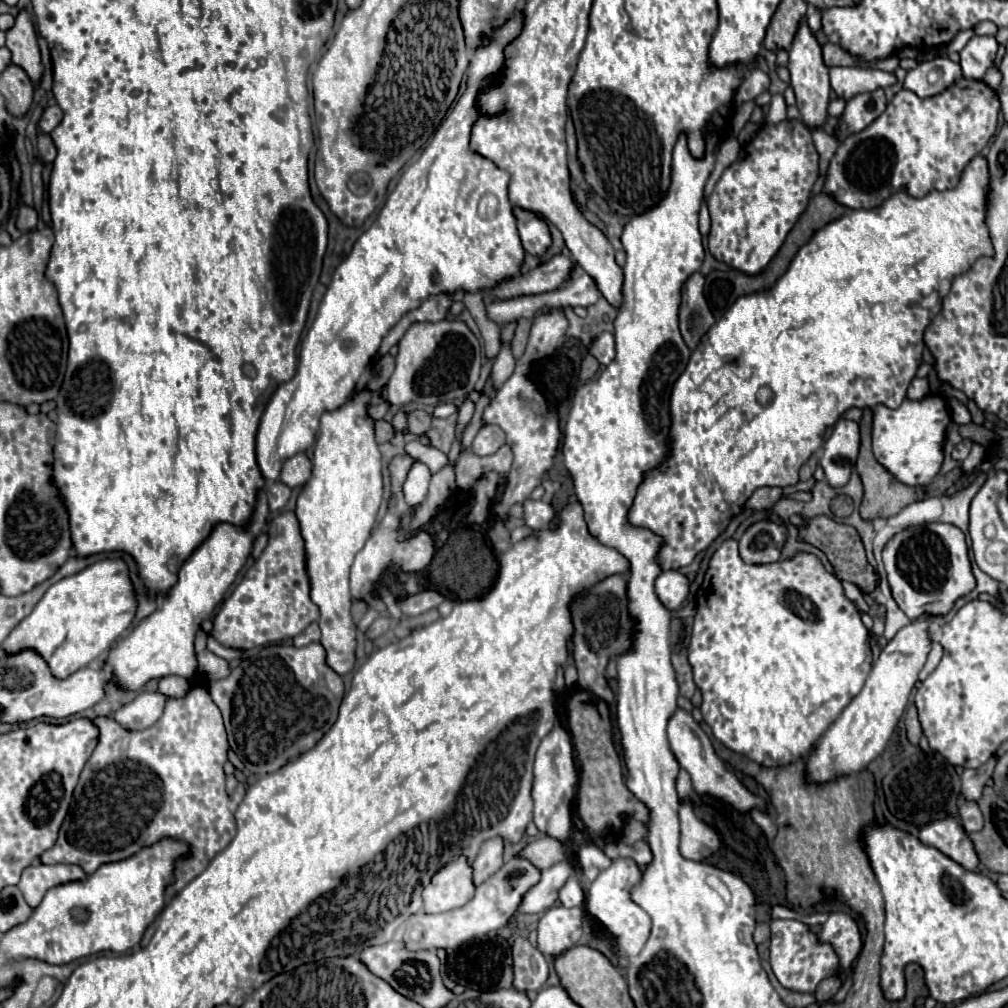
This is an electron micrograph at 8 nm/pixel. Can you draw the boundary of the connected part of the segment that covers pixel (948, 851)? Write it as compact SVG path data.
M949 815L941 821L931 821L929 825L925 825L921 829L919 839L923 843L939 849L941 853L945 853L947 857L951 857L953 861L957 861L959 865L963 865L969 871L975 871L979 865L973 843L971 843L967 831L963 829L959 817Z

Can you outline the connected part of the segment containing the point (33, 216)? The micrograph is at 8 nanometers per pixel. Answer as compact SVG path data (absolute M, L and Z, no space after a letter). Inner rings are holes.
M23 204L19 209L16 226L21 231L35 229L38 222L38 214L35 209Z

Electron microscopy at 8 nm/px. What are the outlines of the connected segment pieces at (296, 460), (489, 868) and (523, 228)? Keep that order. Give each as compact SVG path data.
M297 453L283 463L279 479L289 487L299 487L305 485L309 477L311 477L311 459L305 453Z
M499 837L485 841L473 863L475 887L481 885L481 881L489 879L493 873L497 873L497 869L501 869L501 865L503 865L503 841Z
M515 207L515 217L517 217L517 227L525 251L531 255L543 255L551 245L547 223L521 207Z

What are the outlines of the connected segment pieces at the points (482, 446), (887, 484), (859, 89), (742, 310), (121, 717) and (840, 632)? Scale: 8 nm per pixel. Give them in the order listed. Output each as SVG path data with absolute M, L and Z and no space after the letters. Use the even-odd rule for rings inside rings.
M489 425L489 429L481 427L473 441L473 451L475 451L475 455L491 455L503 443L505 443L505 433L497 425Z
M865 409L863 411L863 419L861 419L861 451L859 451L859 459L857 459L857 473L863 481L865 487L865 495L863 495L863 503L861 503L861 517L865 517L865 521L873 521L877 517L893 517L897 515L903 507L915 503L917 499L923 499L925 493L933 493L933 487L909 487L899 483L893 475L889 475L889 471L885 467L881 467L873 453L871 453L871 411Z
M831 67L829 69L831 89L837 97L849 101L851 97L867 91L875 91L879 87L889 87L895 83L893 73L885 73L879 69L859 69L859 67Z
M977 155L967 169L961 175L961 181L951 191L933 191L925 195L923 199L915 199L907 195L905 191L899 191L891 195L885 205L877 209L857 209L847 211L841 219L825 225L819 229L813 239L799 249L795 259L791 261L787 273L769 289L753 295L739 297L731 309L709 329L709 333L701 339L697 349L691 353L691 359L687 363L687 369L683 375L675 381L673 393L671 393L671 459L659 469L645 475L637 497L633 501L633 507L629 509L629 521L631 525L647 527L653 533L661 535L665 539L659 563L663 571L667 569L679 569L689 565L695 555L711 545L711 541L729 525L729 521L743 509L745 501L751 497L751 493L759 487L787 487L795 485L799 481L799 469L801 465L823 445L827 431L835 425L835 421L851 407L875 407L885 405L889 409L897 409L897 405L903 403L905 391L911 383L911 379L917 373L917 367L921 363L923 353L923 331L931 323L931 319L941 309L941 299L949 293L951 283L957 275L965 273L975 259L983 255L993 255L993 245L987 233L985 225L985 199L987 199L987 187L989 187L989 169L985 157ZM935 293L935 307L919 307L925 305L925 299Z
M157 691L141 693L131 703L125 703L123 707L119 707L113 713L113 719L129 731L147 729L161 717L165 701L167 701L167 697Z
M727 539L727 541L723 541L723 545L715 551L715 555L709 561L709 567L705 571L703 591L697 591L697 615L693 619L687 655L689 655L691 667L693 667L695 685L701 689L701 695L703 695L703 703L701 703L703 719L711 727L715 739L719 739L727 749L741 753L763 767L777 767L777 765L789 765L789 763L797 761L799 757L807 755L807 751L819 741L819 737L837 719L837 715L845 709L845 705L861 691L865 677L871 669L871 659L873 659L871 645L869 647L867 645L869 645L869 631L863 625L855 605L847 599L841 581L823 567L821 559L815 553L799 551L795 557L785 559L785 561L749 565L741 559L737 541Z

